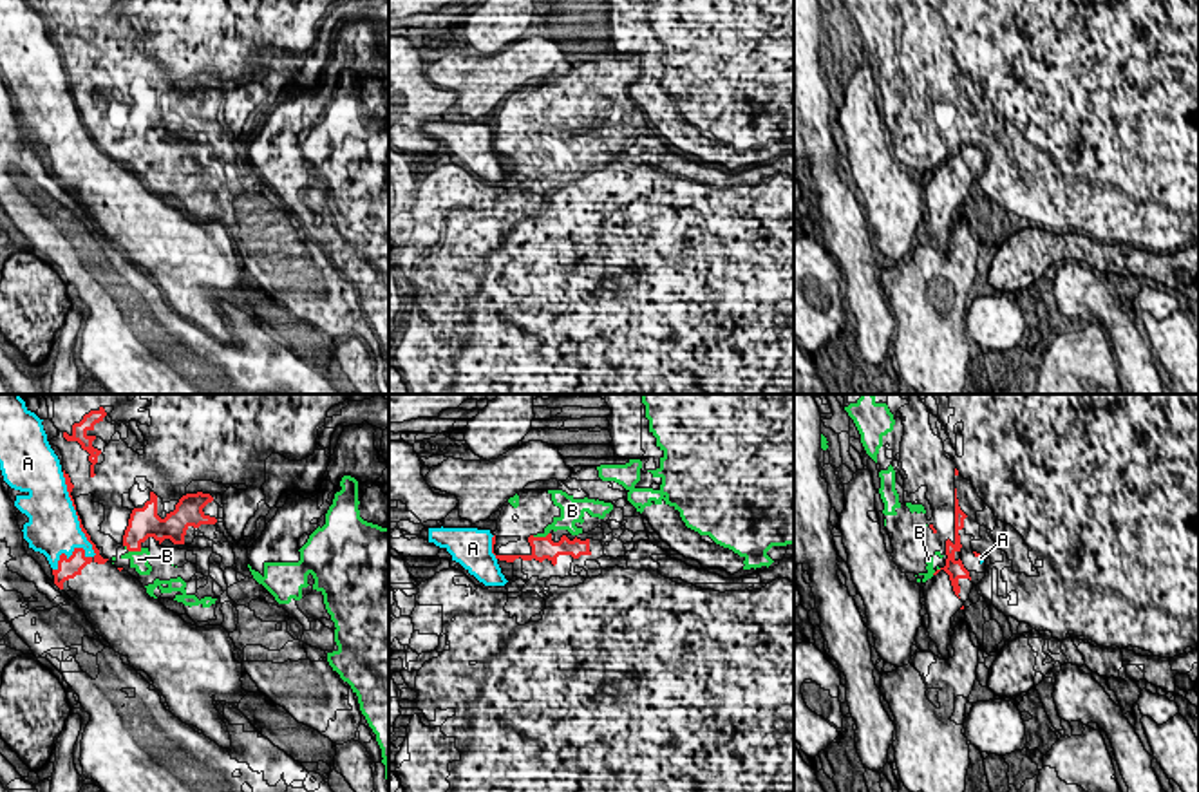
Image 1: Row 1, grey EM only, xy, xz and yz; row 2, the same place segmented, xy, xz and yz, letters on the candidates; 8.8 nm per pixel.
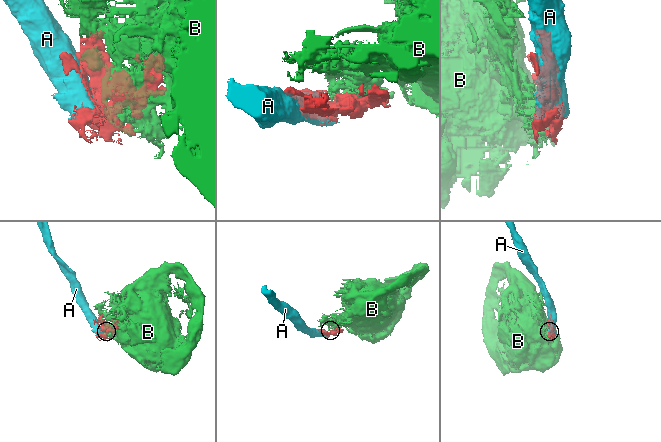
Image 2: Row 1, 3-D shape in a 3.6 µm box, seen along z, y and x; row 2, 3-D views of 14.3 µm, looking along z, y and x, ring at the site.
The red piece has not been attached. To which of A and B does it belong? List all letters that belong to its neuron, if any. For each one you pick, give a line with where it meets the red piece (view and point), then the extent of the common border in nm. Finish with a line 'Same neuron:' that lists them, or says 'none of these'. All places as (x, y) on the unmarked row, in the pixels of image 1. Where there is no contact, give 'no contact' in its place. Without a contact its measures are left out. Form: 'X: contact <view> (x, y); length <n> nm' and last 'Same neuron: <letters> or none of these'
Same neuron: none of these

